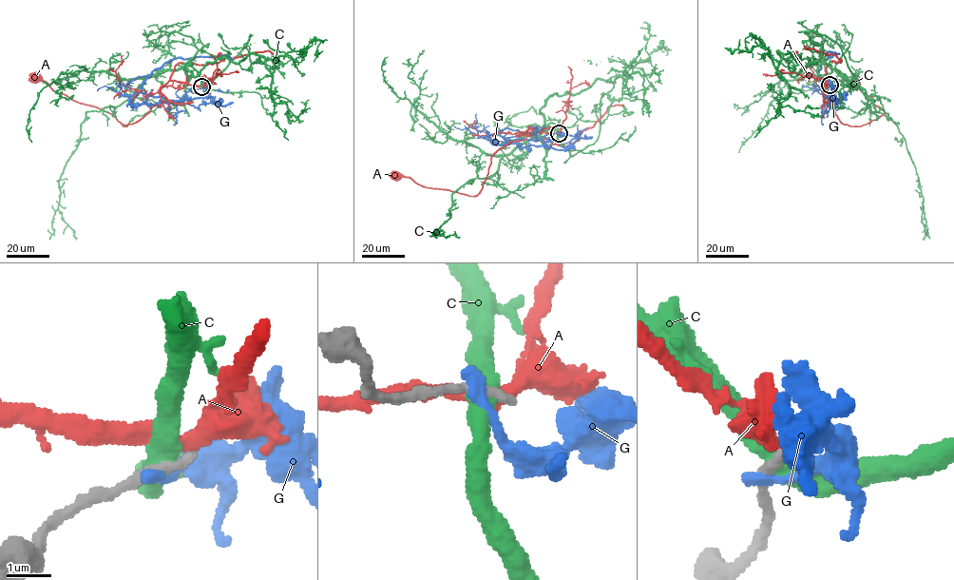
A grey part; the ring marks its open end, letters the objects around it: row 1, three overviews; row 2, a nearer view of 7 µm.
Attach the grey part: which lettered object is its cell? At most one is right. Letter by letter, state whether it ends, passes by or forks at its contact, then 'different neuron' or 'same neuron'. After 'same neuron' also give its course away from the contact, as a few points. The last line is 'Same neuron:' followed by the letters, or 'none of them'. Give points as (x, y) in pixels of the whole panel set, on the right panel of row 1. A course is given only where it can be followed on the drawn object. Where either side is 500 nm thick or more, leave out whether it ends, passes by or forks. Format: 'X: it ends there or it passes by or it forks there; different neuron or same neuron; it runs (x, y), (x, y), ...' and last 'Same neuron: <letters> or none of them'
A: it passes by; different neuron
C: it passes by; different neuron
G: it ends there; different neuron
Same neuron: none of them

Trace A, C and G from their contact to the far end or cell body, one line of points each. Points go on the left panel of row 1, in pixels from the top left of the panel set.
A: (201, 86), (168, 81), (160, 90), (167, 100), (124, 126), (110, 113), (73, 101), (35, 78)
C: (200, 87), (187, 65), (159, 69), (118, 106), (85, 112), (59, 181), (58, 210), (76, 240)
G: (200, 87), (205, 86), (219, 105), (211, 98), (166, 101), (141, 90), (143, 81), (173, 59), (233, 59)

